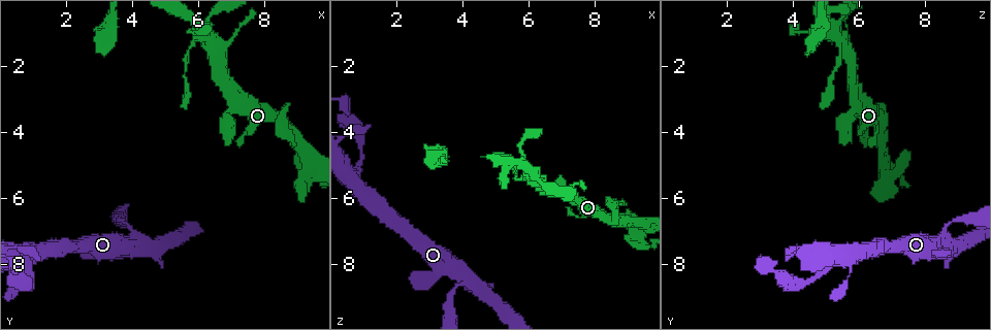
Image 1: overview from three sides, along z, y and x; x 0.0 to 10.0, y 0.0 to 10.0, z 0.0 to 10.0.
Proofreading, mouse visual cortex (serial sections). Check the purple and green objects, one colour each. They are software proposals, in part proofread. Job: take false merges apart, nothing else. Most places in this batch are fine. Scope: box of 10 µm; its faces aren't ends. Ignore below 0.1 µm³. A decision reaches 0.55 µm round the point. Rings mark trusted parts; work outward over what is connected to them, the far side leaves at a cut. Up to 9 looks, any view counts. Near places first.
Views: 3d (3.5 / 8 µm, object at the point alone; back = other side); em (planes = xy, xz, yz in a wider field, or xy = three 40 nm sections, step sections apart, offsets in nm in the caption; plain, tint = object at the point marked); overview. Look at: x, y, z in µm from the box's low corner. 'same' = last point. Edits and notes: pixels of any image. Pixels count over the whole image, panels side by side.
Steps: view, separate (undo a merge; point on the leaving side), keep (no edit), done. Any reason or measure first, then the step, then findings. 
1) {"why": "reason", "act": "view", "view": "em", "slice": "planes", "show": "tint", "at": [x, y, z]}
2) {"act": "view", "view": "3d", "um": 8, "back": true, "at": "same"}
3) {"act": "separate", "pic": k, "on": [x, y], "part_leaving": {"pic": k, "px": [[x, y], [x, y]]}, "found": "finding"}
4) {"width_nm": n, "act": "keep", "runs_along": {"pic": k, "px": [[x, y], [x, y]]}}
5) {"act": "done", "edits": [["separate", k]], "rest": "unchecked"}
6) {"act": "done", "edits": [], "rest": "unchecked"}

{"why": "a fork", "act": "view", "view": "3d", "um": 3.5, "at": [4.05, 7.15, 8.55]}

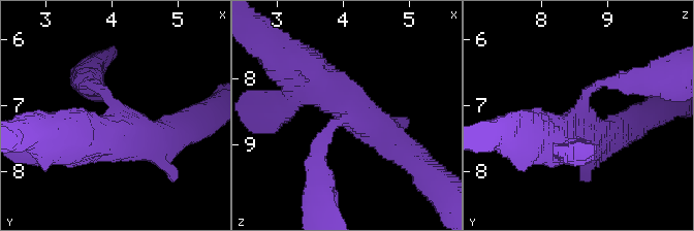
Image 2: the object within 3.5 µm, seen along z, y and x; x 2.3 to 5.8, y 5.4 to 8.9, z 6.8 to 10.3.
{"why": "shape alone is not enough", "act": "view", "view": "em", "slice": "xy", "step": 2, "show": "tint", "at": [4.10, 7.15, 8.60]}

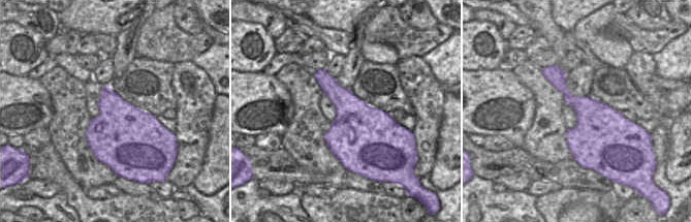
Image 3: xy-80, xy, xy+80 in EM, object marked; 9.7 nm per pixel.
{"act": "keep", "runs_along": {"pic": 2, "px": [[283, 62], [335, 93], [407, 154]]}, "found": "all the same cell"}

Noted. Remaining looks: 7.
{"why": "thick turns thin", "act": "view", "view": "3d", "um": 3.5, "at": [6.10, 1.10, 5.30]}

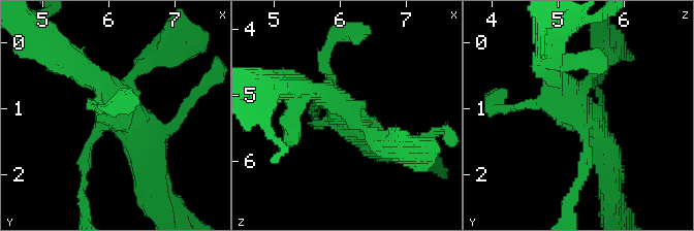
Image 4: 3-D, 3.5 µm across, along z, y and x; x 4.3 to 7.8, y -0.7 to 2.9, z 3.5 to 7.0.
{"act": "view", "view": "em", "slice": "xy", "step": 1, "show": "tint", "at": [6.10, 1.15, 5.30]}

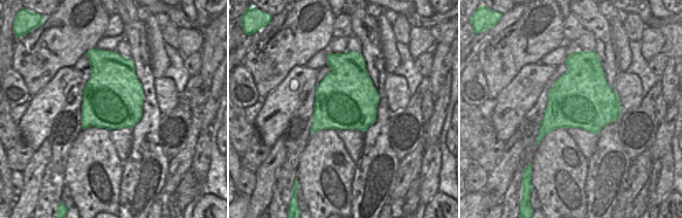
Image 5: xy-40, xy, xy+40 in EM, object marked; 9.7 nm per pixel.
{"act": "keep", "runs_along": {"pic": 4, "px": [[152, 164], [111, 92], [79, 69]]}, "found": "continuous, no second cell"}

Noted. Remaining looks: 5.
{"why": "sharp bend", "act": "view", "view": "3d", "um": 8, "at": [9.40, 5.30, 7.00]}

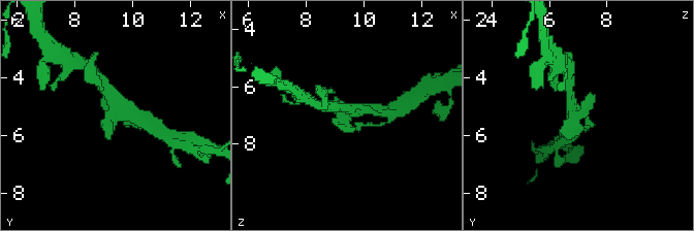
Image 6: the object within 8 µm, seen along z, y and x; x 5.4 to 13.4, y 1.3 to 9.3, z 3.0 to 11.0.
{"act": "view", "view": "3d", "um": 3.5, "at": "same"}

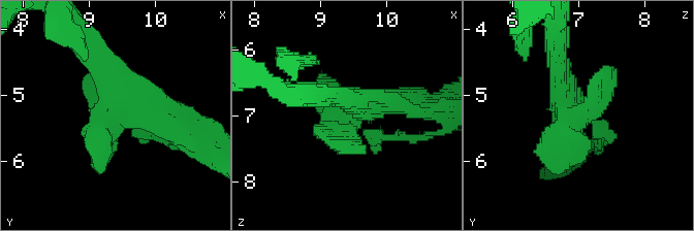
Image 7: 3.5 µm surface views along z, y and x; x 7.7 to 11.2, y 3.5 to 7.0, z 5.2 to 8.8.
{"act": "keep", "runs_along": {"pic": 7, "px": [[558, 58], [574, 116], [603, 96], [600, 71]]}, "found": "all the same cell"}

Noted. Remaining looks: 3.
{"why": "calibre changes", "act": "view", "view": "3d", "um": 8, "at": [0.75, 7.95, 5.15]}

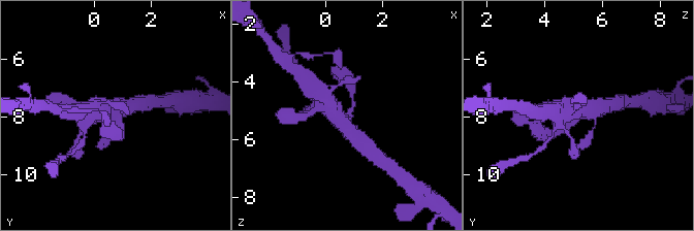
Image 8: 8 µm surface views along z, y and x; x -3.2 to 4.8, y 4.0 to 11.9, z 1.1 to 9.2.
{"act": "view", "view": "em", "slice": "xy", "step": 3, "show": "tint", "at": "same"}

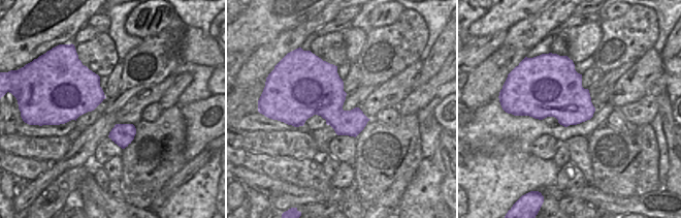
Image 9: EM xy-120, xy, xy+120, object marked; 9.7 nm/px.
{"act": "keep", "runs_along": {"pic": 8, "px": [[365, 144], [325, 102]]}, "found": "one cell here"}

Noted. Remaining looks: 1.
{"act": "done", "edits": [], "rest": "unchecked"}

